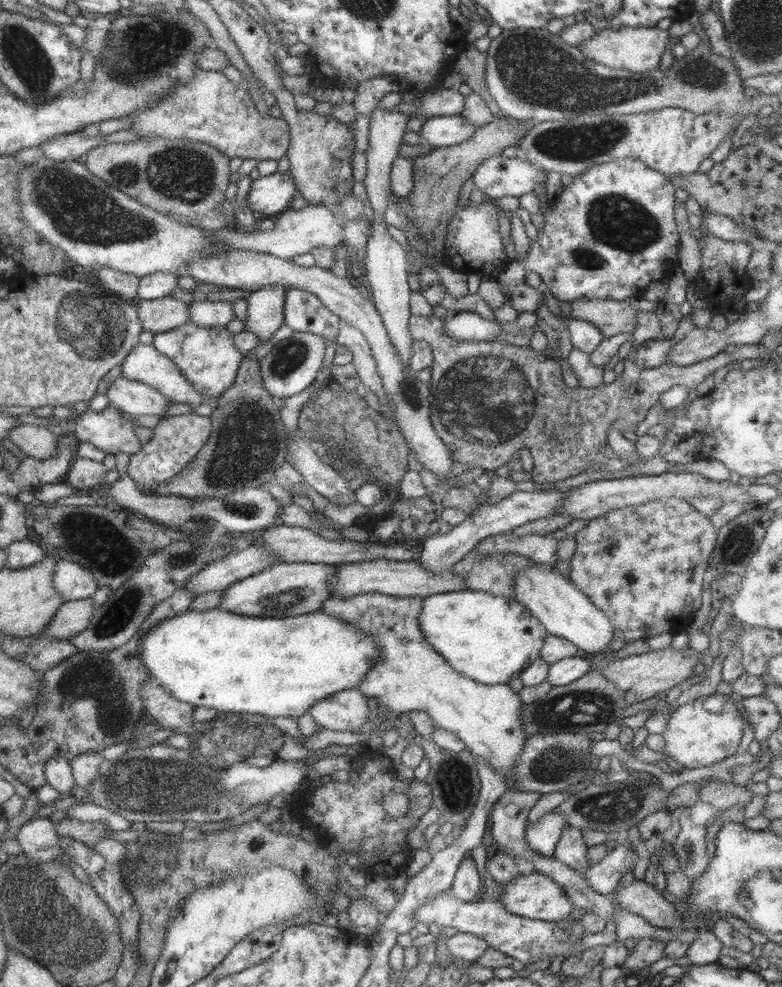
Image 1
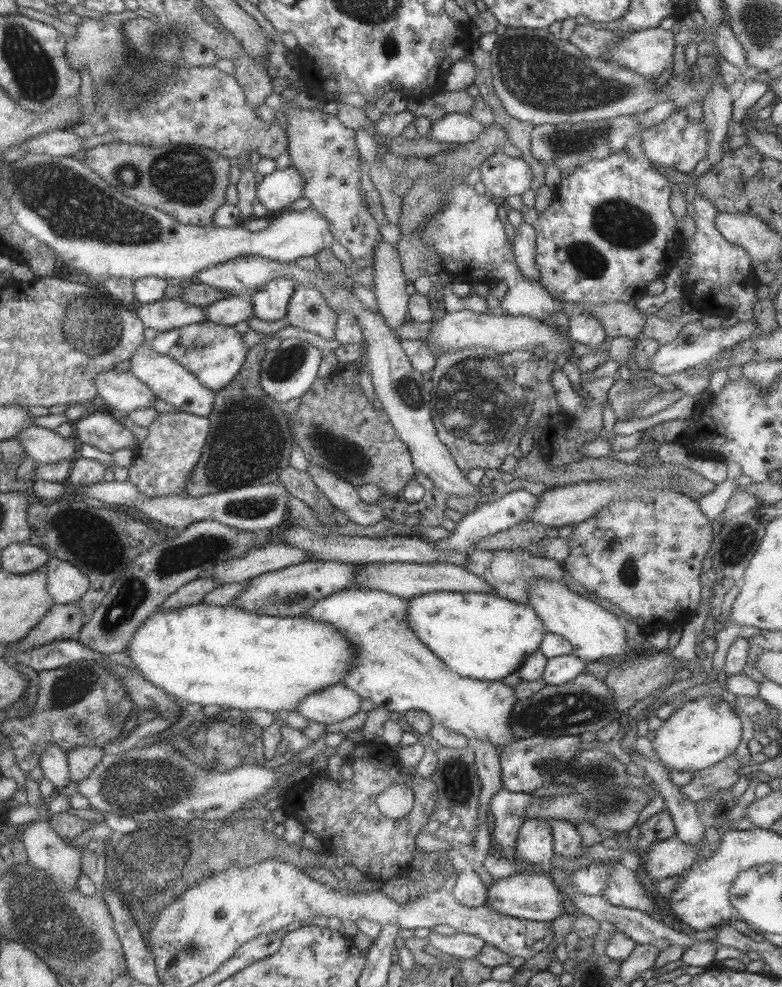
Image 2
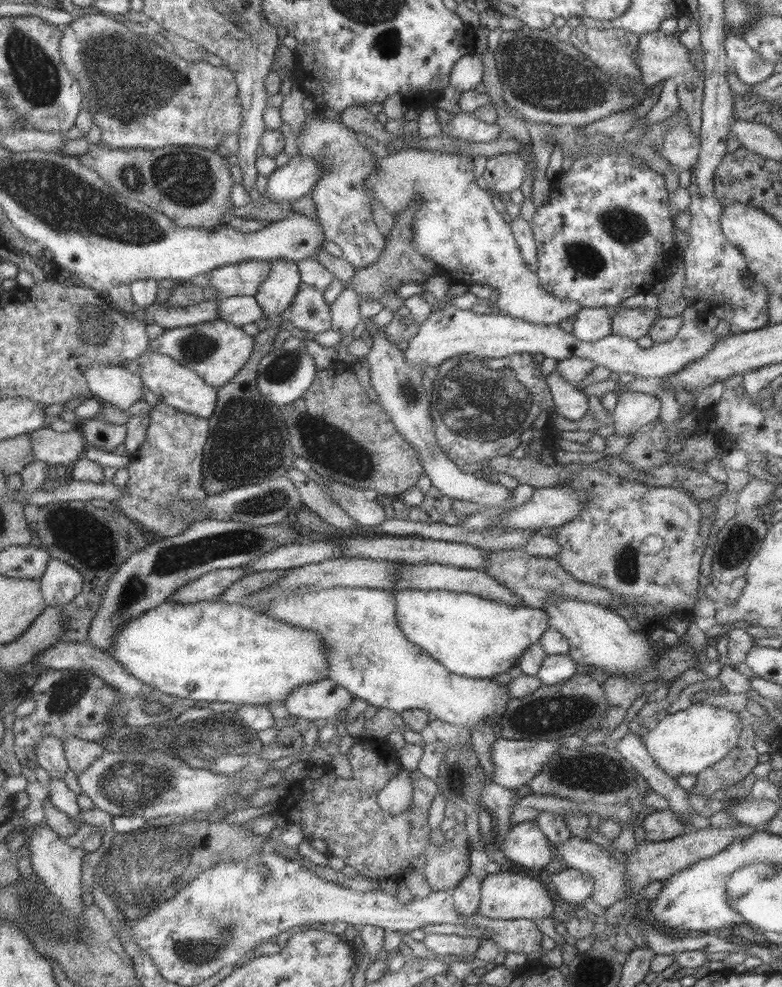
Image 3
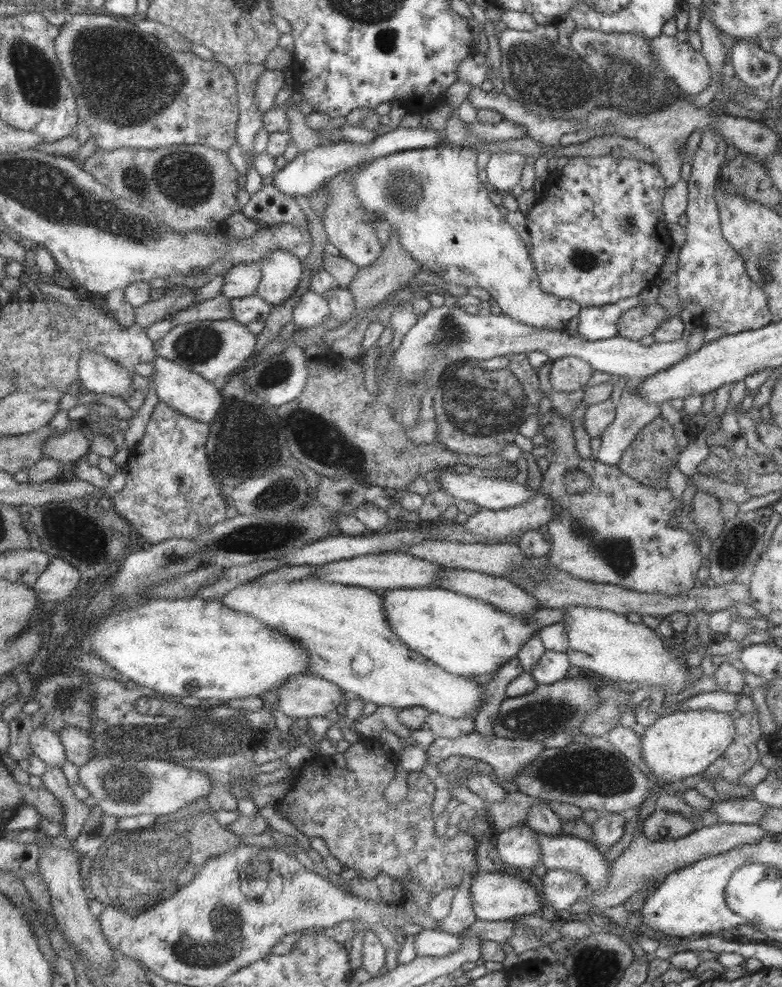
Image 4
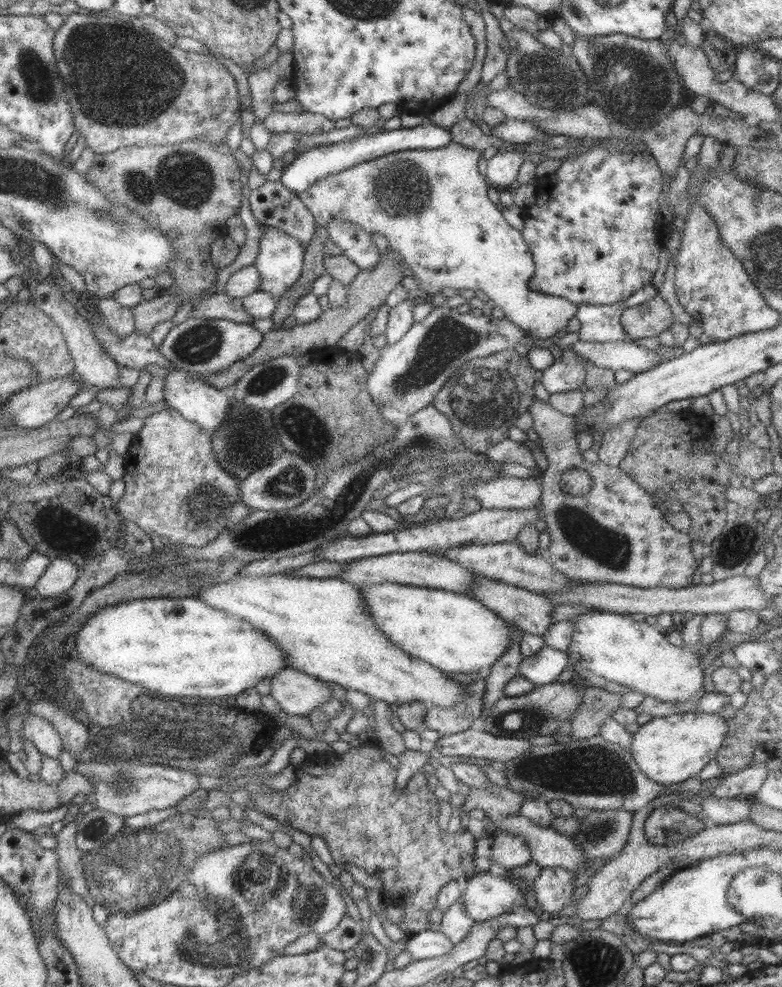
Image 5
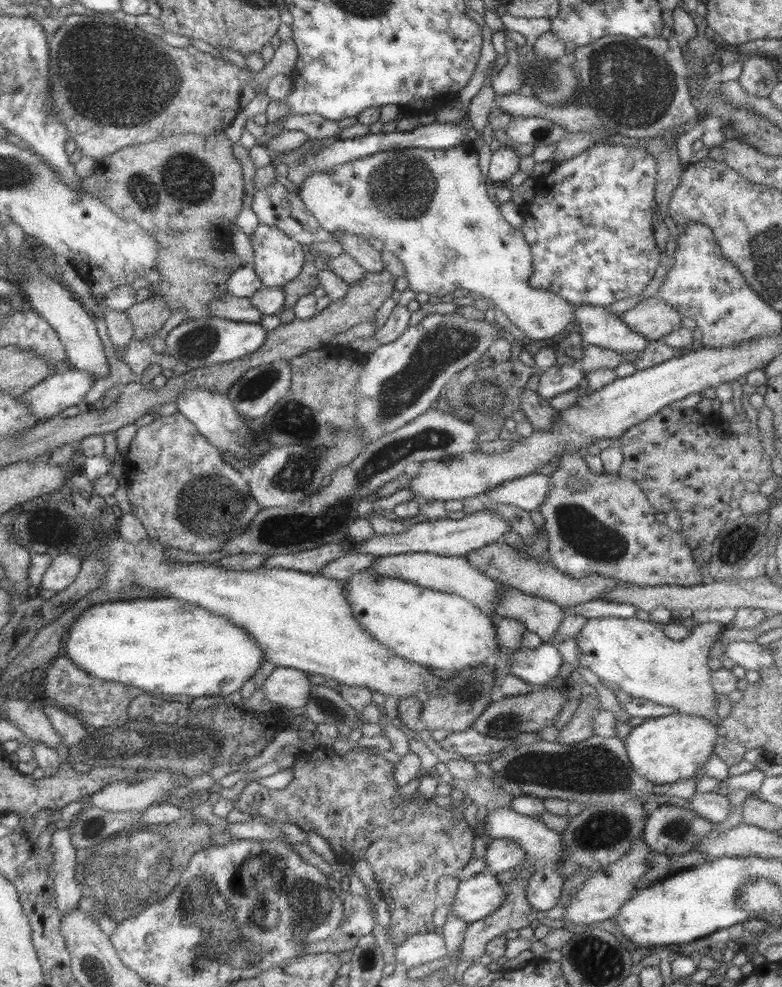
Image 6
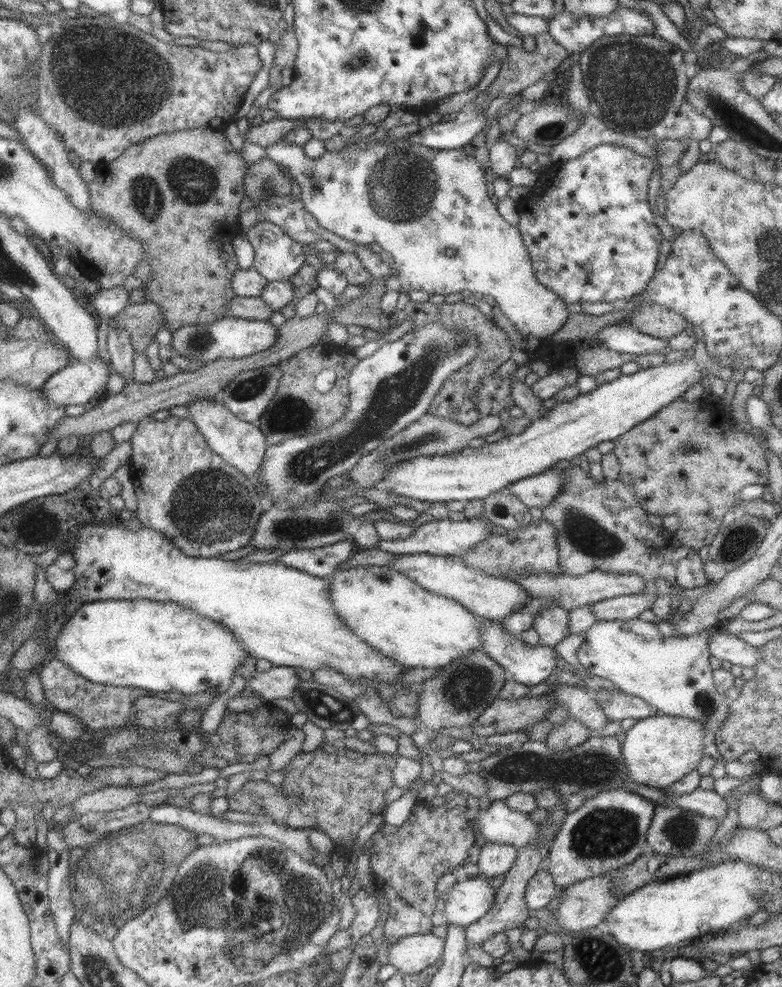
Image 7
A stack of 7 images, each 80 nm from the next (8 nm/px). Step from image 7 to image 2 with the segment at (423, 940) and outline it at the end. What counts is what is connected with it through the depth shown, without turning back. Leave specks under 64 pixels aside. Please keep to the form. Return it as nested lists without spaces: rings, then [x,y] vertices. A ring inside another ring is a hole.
[[[431,931],[428,934],[428,940],[429,945],[435,948],[435,952],[445,952],[445,954],[458,958],[474,958],[484,945],[484,940],[465,933],[455,933],[447,936]]]

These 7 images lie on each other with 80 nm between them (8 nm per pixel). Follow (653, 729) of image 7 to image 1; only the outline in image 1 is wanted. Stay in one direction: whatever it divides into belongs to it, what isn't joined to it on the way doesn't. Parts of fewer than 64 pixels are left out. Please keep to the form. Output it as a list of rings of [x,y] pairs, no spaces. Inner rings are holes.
[[[706,696],[697,698],[693,702],[683,704],[675,709],[661,733],[665,739],[665,755],[669,755],[673,762],[681,764],[684,770],[713,766],[718,768],[737,753],[737,744],[743,734],[744,716],[737,711],[729,696],[719,696],[723,701],[720,712],[703,710]]]

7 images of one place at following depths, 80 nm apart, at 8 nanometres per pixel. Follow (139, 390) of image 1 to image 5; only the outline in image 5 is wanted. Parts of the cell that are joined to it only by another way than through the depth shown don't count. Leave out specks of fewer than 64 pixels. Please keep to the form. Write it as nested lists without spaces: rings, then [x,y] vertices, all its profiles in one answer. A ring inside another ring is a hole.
[[[39,278],[37,282],[35,292],[30,294],[29,300],[59,325],[73,359],[74,375],[78,376],[85,386],[95,386],[98,389],[118,388],[120,366],[101,348],[99,341],[94,339],[85,316],[75,311],[71,301],[67,302],[63,299],[63,292],[59,290],[57,284],[50,285],[46,280]]]

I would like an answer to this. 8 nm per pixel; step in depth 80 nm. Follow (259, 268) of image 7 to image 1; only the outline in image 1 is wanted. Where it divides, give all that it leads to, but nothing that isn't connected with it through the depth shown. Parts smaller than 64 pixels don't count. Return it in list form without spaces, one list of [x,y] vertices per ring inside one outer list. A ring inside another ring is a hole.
[[[268,285],[248,294],[242,330],[253,332],[260,342],[272,340],[273,334],[284,324],[285,290],[281,285]]]

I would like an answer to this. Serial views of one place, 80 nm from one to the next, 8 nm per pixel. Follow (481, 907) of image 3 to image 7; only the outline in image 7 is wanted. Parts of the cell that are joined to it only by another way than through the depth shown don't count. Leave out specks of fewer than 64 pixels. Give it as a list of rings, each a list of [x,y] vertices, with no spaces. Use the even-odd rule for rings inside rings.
[[[478,874],[456,881],[442,897],[446,924],[468,927],[491,909],[495,897],[496,890],[489,884],[489,877]]]

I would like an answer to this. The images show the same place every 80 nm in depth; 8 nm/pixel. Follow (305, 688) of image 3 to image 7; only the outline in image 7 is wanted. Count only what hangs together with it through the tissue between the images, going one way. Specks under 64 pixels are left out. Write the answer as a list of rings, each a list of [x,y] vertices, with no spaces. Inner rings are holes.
[[[272,666],[265,672],[257,672],[247,682],[247,688],[253,694],[261,696],[265,702],[277,699],[289,699],[291,693],[297,689],[299,682],[297,672],[293,667]]]

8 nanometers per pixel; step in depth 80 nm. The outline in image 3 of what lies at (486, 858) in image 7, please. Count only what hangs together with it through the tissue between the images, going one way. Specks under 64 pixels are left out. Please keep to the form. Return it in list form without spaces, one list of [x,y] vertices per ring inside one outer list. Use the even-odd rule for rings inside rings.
[[[533,820],[515,823],[504,838],[496,842],[504,856],[522,871],[541,870],[546,864],[551,864],[549,841]]]

